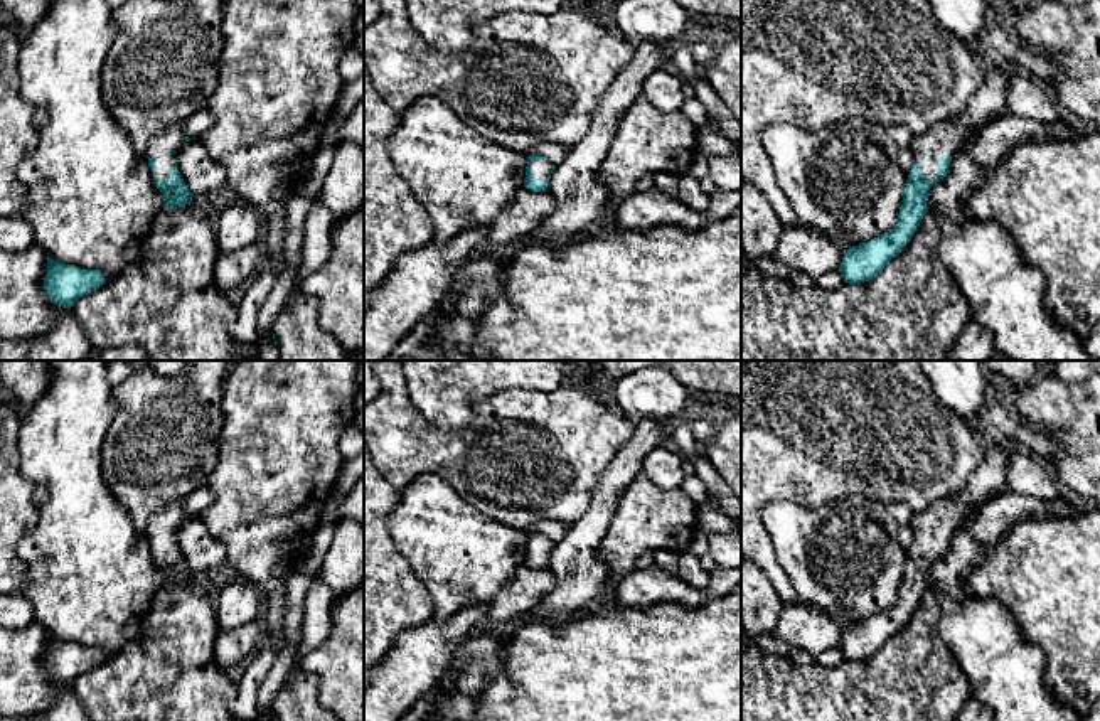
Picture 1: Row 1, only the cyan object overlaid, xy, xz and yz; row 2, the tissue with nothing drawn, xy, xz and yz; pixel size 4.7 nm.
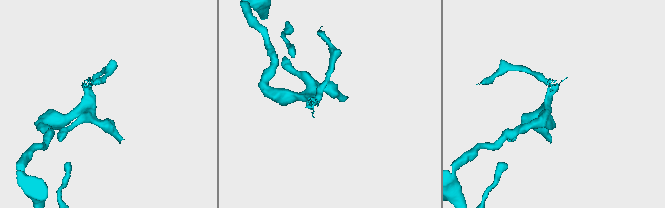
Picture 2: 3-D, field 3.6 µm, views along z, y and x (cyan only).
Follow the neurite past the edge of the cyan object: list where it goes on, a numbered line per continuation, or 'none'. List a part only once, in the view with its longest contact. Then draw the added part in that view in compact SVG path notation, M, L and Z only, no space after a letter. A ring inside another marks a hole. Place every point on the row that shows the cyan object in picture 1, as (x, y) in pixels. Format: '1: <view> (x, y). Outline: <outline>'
1: yz (989, 101). Outline: M1009 59L1006 64L991 64L982 86L972 96L967 111L953 121L945 121L932 126L911 142L915 162L921 168L925 180L937 177L940 157L948 158L960 148L964 138L977 126L1007 113L1006 89L1014 76L1014 64Z

